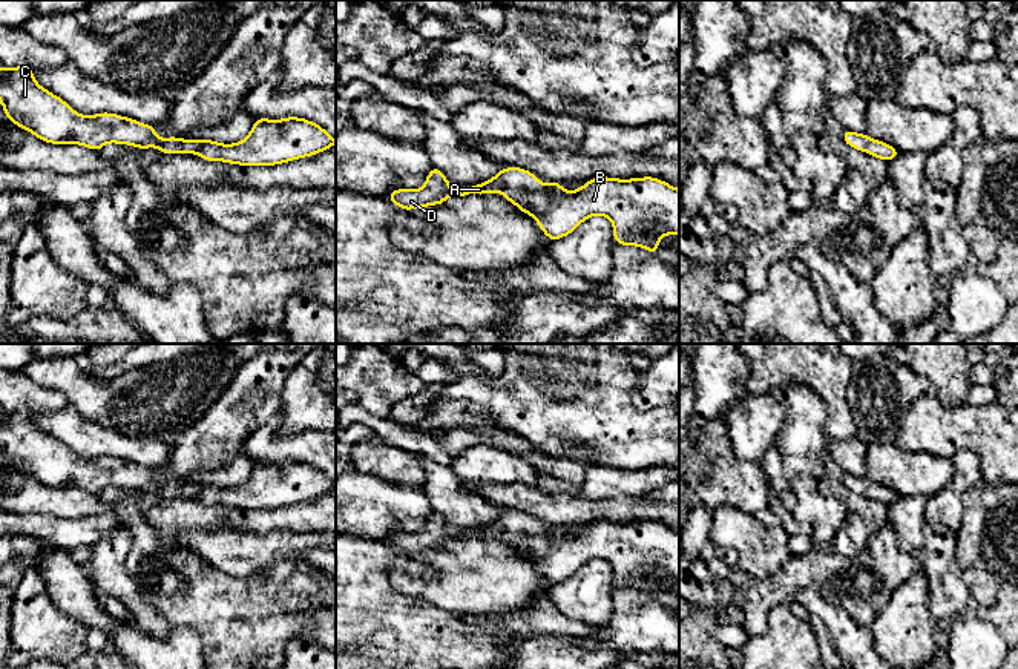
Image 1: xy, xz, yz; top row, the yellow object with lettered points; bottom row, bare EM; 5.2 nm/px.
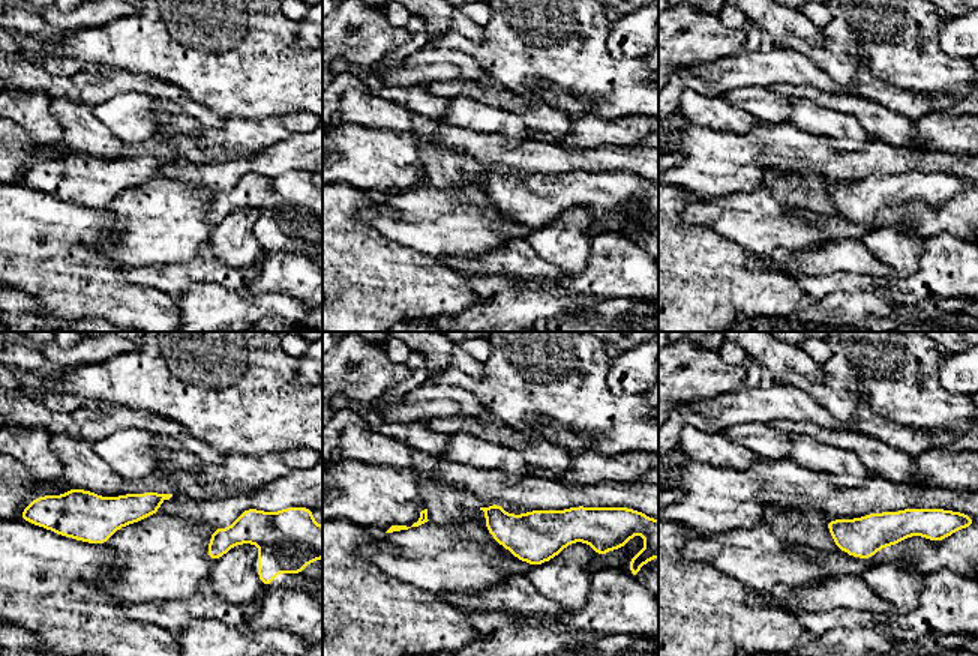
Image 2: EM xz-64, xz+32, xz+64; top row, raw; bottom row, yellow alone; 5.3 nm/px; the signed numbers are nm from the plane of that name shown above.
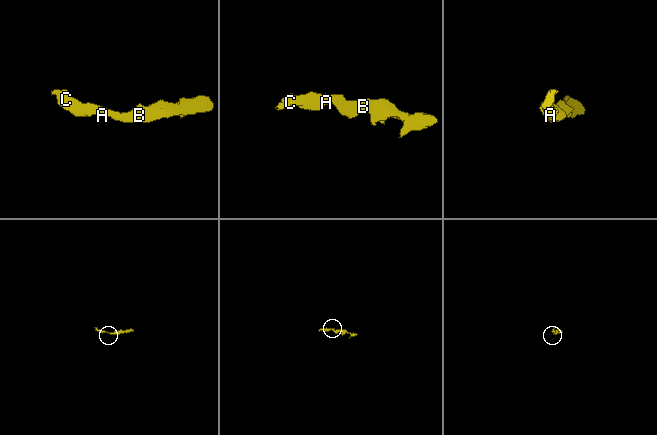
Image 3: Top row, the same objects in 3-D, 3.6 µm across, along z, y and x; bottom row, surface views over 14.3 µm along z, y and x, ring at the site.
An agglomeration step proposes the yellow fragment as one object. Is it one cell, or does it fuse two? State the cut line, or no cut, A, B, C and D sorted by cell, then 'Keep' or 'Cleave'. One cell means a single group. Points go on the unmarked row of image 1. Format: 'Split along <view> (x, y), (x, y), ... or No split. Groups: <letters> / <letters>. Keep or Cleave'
No split. Groups: A B C D. Keep

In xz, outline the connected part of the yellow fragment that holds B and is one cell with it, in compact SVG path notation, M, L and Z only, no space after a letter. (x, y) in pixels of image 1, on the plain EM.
M432 511L422 532L394 532L386 543L403 554L412 554L443 548L449 540L495 536L535 562L550 585L570 578L593 559L612 565L613 583L619 589L636 589L653 598L658 598L664 578L679 580L679 532L653 520L598 520L570 536L557 525L541 528L526 512L504 511L489 525L454 537L445 517Z

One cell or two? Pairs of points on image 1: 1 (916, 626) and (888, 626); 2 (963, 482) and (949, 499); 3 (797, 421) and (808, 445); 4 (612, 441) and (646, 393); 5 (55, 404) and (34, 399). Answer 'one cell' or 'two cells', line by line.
1: one cell
2: one cell
3: one cell
4: two cells
5: one cell

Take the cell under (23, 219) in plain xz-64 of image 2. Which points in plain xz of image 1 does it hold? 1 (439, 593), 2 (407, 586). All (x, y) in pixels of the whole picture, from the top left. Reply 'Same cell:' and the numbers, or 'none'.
Same cell: none

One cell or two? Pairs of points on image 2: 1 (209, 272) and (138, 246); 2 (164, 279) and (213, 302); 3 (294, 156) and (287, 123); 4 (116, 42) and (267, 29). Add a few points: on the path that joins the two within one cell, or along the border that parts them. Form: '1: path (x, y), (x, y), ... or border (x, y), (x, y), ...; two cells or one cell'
1: border (206, 245), (185, 260), (141, 266); two cells
2: border (194, 282), (176, 299); two cells
3: border (306, 131), (291, 134), (258, 152); two cells
4: path (153, 42), (183, 59), (206, 44), (230, 44); one cell

